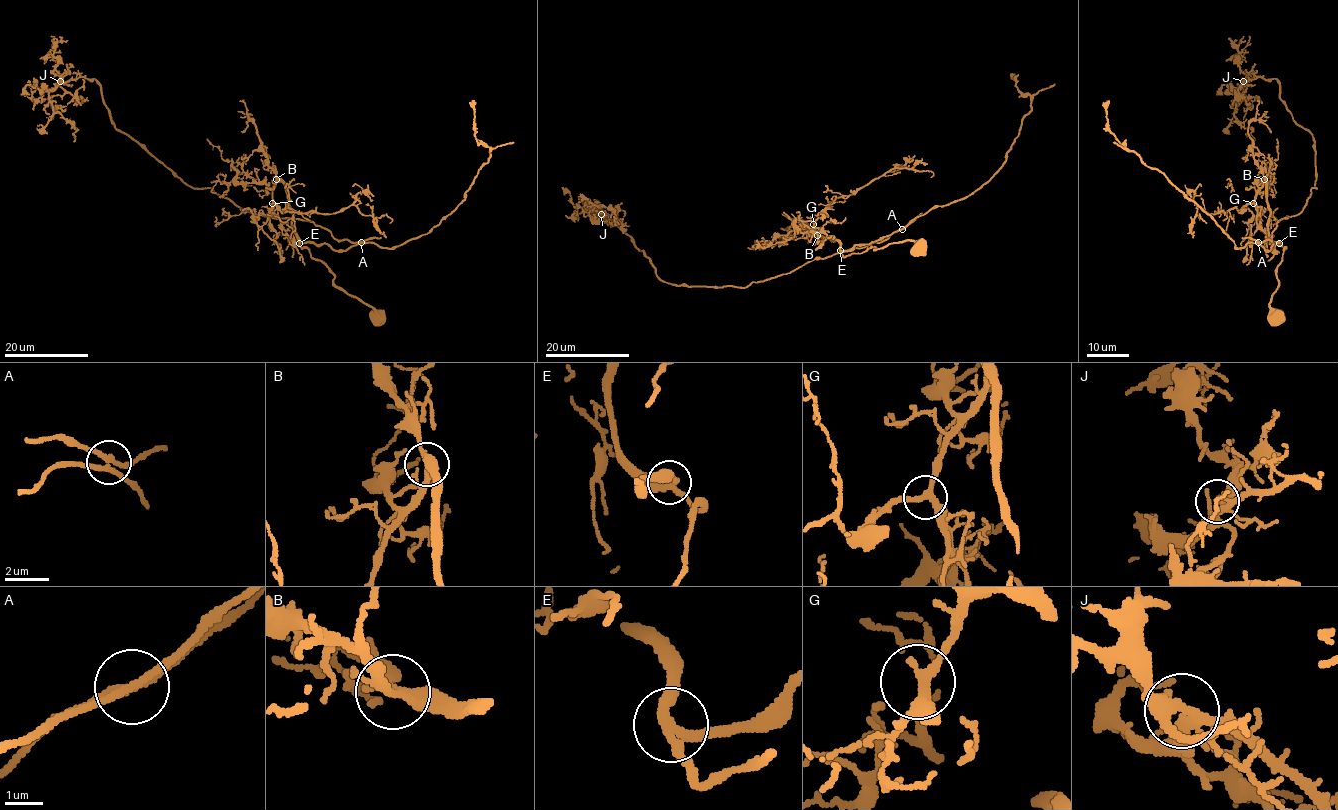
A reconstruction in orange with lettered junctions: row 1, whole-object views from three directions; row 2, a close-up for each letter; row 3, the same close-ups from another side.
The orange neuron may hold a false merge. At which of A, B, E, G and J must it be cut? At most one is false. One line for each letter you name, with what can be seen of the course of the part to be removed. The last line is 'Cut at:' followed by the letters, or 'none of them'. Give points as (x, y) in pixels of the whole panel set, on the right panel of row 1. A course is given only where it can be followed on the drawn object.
A: (1258, 242), (1316, 188), (1313, 136), (1275, 79), (1235, 92), (1253, 141)
Cut at: A

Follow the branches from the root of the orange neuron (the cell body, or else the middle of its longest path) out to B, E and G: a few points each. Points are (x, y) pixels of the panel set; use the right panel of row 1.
B: (1278, 316), (1270, 303), (1278, 285), (1276, 269), (1285, 247), (1277, 244), (1269, 235), (1270, 209), (1264, 179)
E: (1278, 316), (1270, 303), (1278, 285), (1276, 269), (1285, 247), (1279, 243)
G: (1278, 316), (1270, 303), (1278, 285), (1276, 269), (1285, 247), (1269, 235), (1265, 181), (1253, 203)

